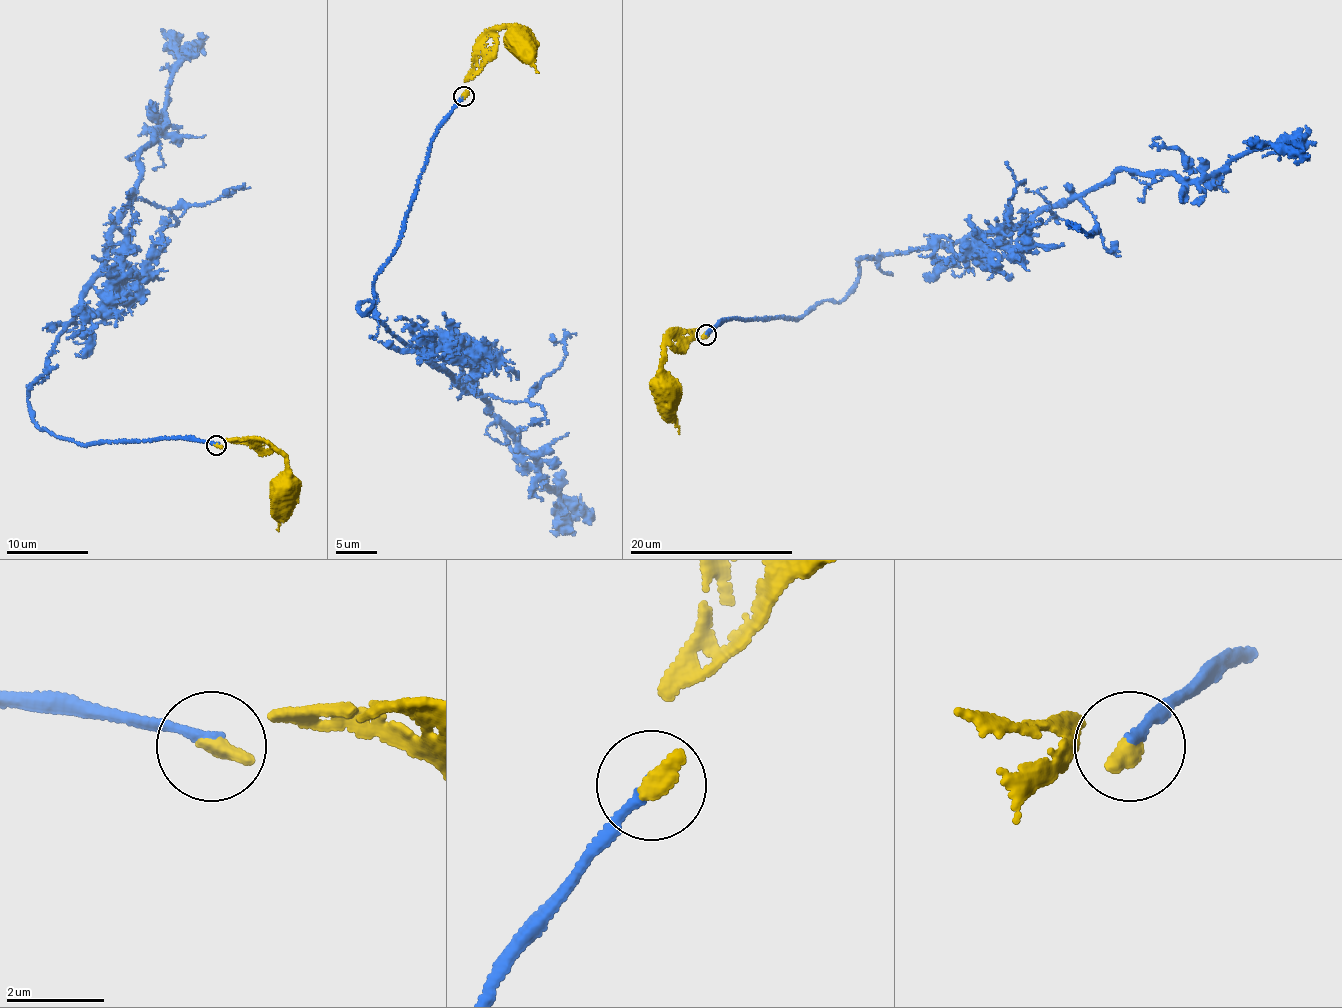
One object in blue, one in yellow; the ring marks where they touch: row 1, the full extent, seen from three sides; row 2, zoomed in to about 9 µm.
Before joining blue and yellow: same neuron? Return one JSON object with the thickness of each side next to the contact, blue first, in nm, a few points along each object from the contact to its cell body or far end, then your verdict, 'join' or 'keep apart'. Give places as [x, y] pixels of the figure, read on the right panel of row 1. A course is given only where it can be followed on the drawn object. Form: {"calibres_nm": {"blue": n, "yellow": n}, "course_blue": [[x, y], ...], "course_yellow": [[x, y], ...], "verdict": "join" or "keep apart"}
{"calibres_nm": {"blue": 200, "yellow": 360}, "course_blue": [[707, 334], [842, 301], [865, 258], [1002, 234], [1119, 170], [1208, 177], [1263, 145], [1299, 149], [1285, 142]], "course_yellow": [[707, 334], [702, 336], [694, 329], [669, 339], [662, 357], [662, 376], [657, 384], [663, 386]], "verdict": "join"}

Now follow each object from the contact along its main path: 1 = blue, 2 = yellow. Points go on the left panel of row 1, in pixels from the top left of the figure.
1: (216, 444), (83, 444), (38, 427), (28, 405), (97, 277), (183, 56), (204, 36)
2: (216, 444), (222, 446), (228, 440), (269, 444), (285, 458), (283, 488)

